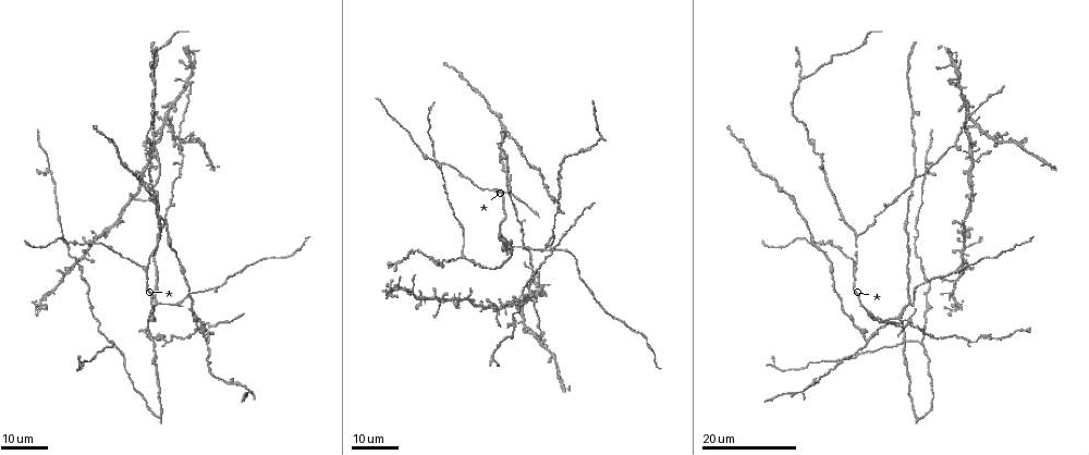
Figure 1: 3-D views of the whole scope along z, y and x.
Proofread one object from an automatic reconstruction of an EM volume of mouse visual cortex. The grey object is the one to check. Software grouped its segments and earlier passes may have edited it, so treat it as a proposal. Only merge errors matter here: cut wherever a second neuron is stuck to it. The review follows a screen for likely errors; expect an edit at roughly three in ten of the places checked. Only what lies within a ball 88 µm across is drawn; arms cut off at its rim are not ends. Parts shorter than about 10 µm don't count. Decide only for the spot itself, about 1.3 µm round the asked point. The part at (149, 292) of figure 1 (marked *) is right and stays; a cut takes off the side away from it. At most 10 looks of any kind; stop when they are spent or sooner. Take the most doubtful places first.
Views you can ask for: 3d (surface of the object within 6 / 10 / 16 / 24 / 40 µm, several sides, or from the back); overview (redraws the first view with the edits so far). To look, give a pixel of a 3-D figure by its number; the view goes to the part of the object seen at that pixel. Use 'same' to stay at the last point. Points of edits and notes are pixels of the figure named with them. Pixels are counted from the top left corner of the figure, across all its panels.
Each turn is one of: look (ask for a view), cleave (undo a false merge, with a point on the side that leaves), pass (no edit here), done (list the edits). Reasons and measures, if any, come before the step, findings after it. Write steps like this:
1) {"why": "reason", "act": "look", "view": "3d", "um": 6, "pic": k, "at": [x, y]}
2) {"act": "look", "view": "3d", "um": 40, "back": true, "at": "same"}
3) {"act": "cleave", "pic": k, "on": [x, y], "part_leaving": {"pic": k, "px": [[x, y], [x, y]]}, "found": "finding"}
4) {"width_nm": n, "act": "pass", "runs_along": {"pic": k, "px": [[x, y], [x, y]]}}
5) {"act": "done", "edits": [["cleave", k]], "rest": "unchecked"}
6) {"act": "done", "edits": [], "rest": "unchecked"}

{"why": "four arms meet", "act": "look", "view": "3d", "um": 24, "pic": 1, "at": [547, 247]}

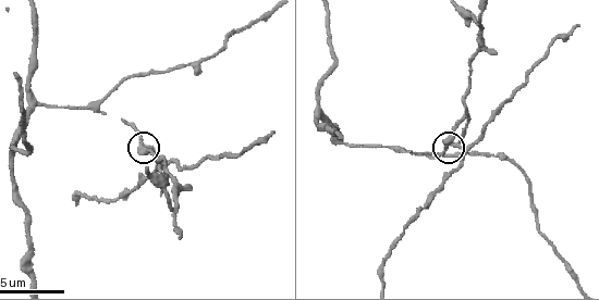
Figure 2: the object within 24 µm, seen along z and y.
{"act": "look", "view": "3d", "um": 6, "pic": 2, "at": [456, 144]}

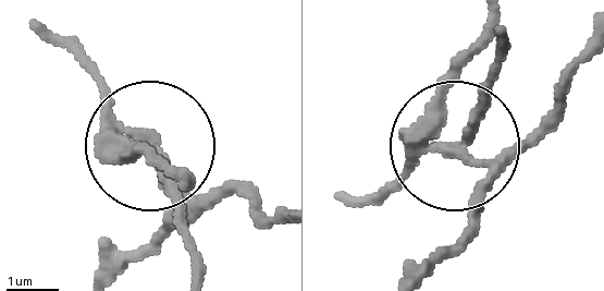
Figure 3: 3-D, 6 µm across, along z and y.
{"width_nm": 290, "act": "cleave", "pic": 3, "on": [167, 194], "found": "two neurons meet here"}

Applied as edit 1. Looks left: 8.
{"why": "calibre changes", "act": "look", "view": "3d", "um": 24, "pic": 1, "at": [520, 224]}

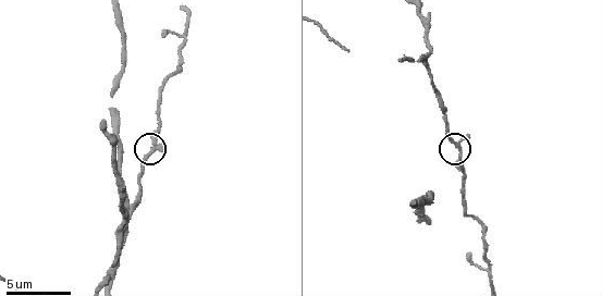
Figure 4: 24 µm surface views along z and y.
{"act": "look", "view": "3d", "um": 6, "pic": 4, "at": [459, 149]}

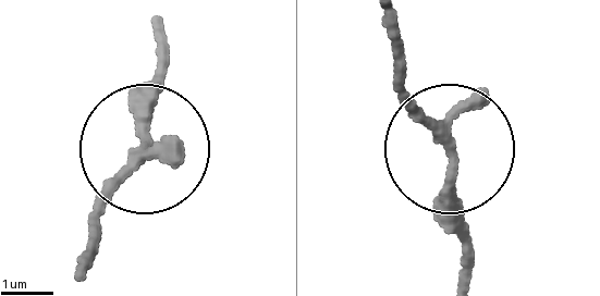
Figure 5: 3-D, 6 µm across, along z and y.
{"why": "other side", "act": "look", "view": "3d", "um": 6, "back": true, "pic": 5, "at": [448, 153]}

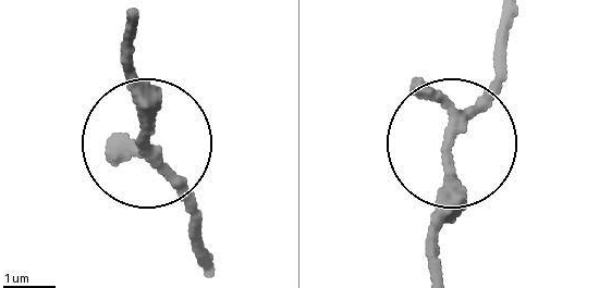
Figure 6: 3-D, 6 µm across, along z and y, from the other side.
{"act": "pass", "runs_along": {"pic": 6, "px": [[514, 16], [497, 82], [449, 159], [436, 272]]}, "found": "continuous, no second neuron"}

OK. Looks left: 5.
{"why": "sudden change in width", "act": "look", "view": "3d", "um": 16, "pic": 1, "at": [924, 167]}

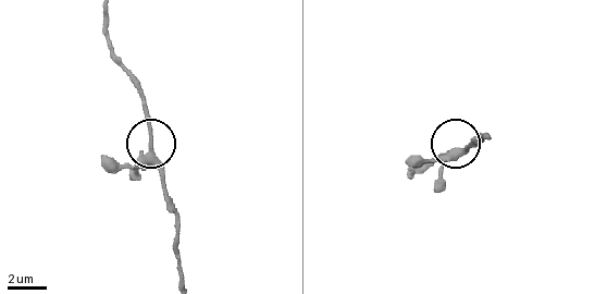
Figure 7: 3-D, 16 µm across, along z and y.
{"why": "closer look", "act": "look", "view": "3d", "um": 10, "pic": 7, "at": [149, 144]}

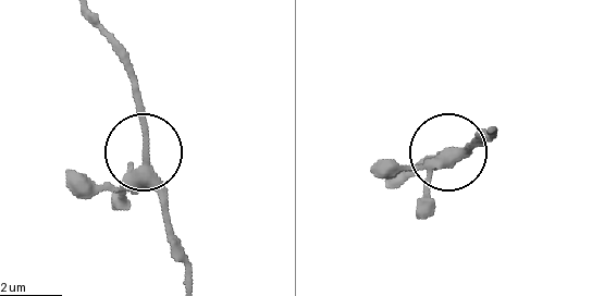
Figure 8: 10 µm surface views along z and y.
{"act": "pass", "runs_along": {"pic": 8, "px": [[188, 285], [186, 254], [142, 145], [134, 70]]}, "found": "continuous, no second neuron"}

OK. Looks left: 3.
{"why": "thin arm on a thick one", "act": "look", "view": "3d", "um": 10, "pic": 2, "at": [171, 209]}

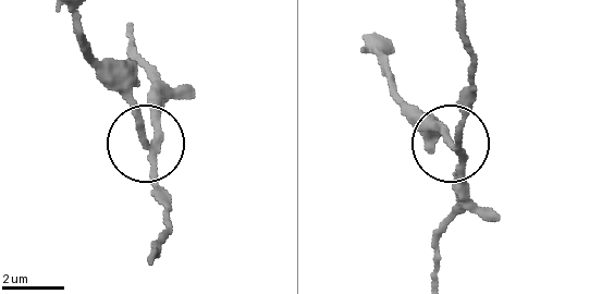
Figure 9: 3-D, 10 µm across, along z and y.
{"act": "cleave", "pic": 9, "on": [132, 109], "part_leaving": {"pic": 9, "px": [[145, 144], [132, 99], [88, 45], [83, 13]]}, "found": "two neurons meet here"}

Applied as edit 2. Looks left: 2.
{"why": "calibre changes", "act": "look", "view": "3d", "um": 10, "pic": 4, "at": [443, 110]}

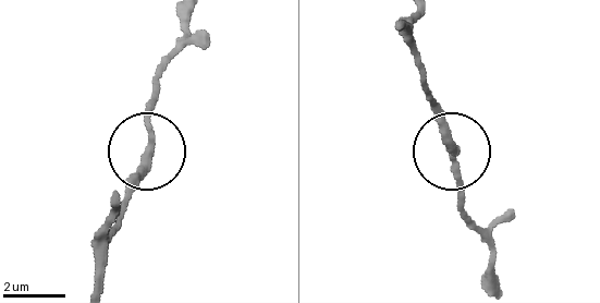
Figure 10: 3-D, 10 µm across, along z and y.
{"act": "pass", "runs_along": {"pic": 10, "px": [[93, 282], [147, 142], [155, 89]]}, "found": "all the same neuron"}

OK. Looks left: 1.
{"act": "done", "edits": [["cleave", 3], ["cleave", 9]], "rest": "unchecked"}

